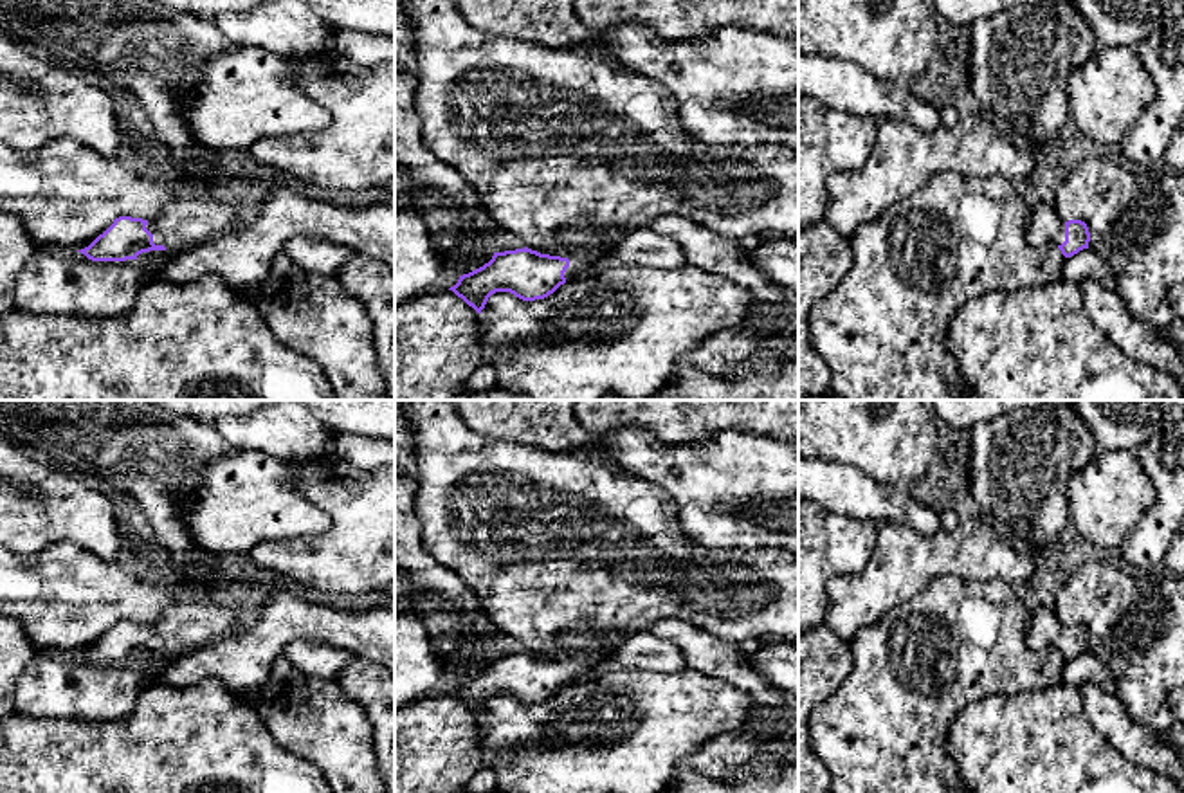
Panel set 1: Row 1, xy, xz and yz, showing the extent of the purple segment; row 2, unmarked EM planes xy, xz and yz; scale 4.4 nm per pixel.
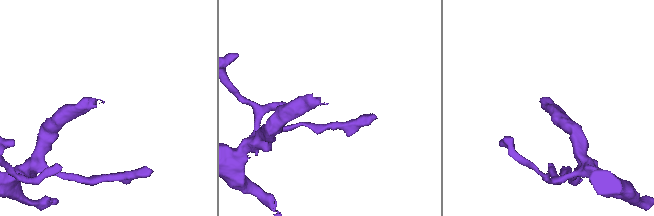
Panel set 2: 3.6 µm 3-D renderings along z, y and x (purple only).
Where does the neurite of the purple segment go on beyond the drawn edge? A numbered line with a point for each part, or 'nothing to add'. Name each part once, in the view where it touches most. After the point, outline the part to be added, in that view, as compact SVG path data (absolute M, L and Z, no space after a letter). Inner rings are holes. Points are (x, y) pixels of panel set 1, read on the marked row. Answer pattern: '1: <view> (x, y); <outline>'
1: xy (188, 220); M182 193L162 207L146 229L155 245L178 254L236 231L232 204L207 200L204 195Z

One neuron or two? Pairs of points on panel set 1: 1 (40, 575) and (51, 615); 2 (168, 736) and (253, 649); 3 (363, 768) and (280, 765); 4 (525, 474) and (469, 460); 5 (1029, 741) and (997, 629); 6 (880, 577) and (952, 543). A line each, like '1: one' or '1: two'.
1: one
2: two
3: two
4: one
5: two
6: one

